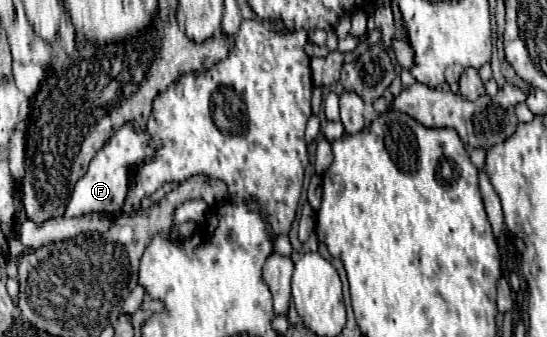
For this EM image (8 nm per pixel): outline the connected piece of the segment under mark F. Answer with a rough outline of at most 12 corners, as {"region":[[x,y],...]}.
{"region":[[128,122],[76,182],[66,218],[118,218],[130,168],[154,156]]}

